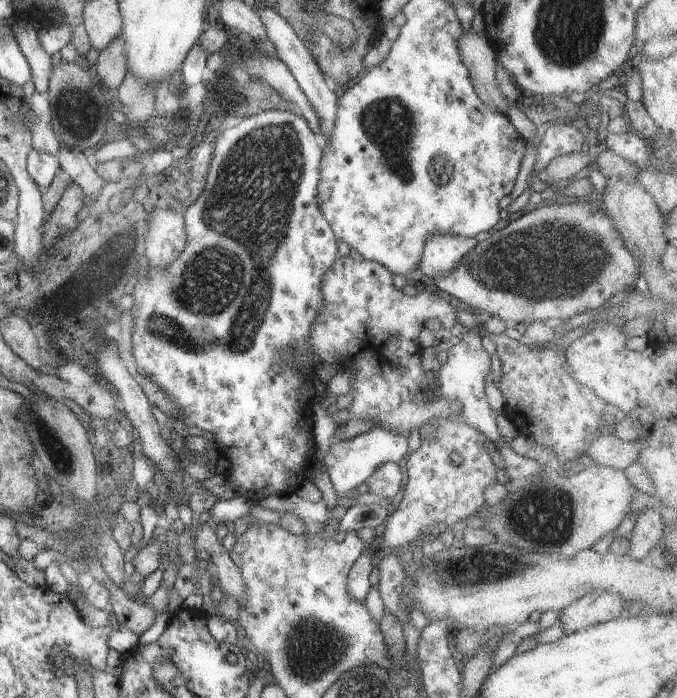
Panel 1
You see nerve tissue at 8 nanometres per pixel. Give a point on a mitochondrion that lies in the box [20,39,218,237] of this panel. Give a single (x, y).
(66, 106)

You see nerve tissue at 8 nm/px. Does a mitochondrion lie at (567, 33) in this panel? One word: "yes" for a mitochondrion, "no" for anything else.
yes

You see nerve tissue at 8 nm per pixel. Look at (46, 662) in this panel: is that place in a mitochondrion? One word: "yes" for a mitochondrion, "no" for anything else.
yes

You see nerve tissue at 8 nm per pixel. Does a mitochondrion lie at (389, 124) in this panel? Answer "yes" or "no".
yes

